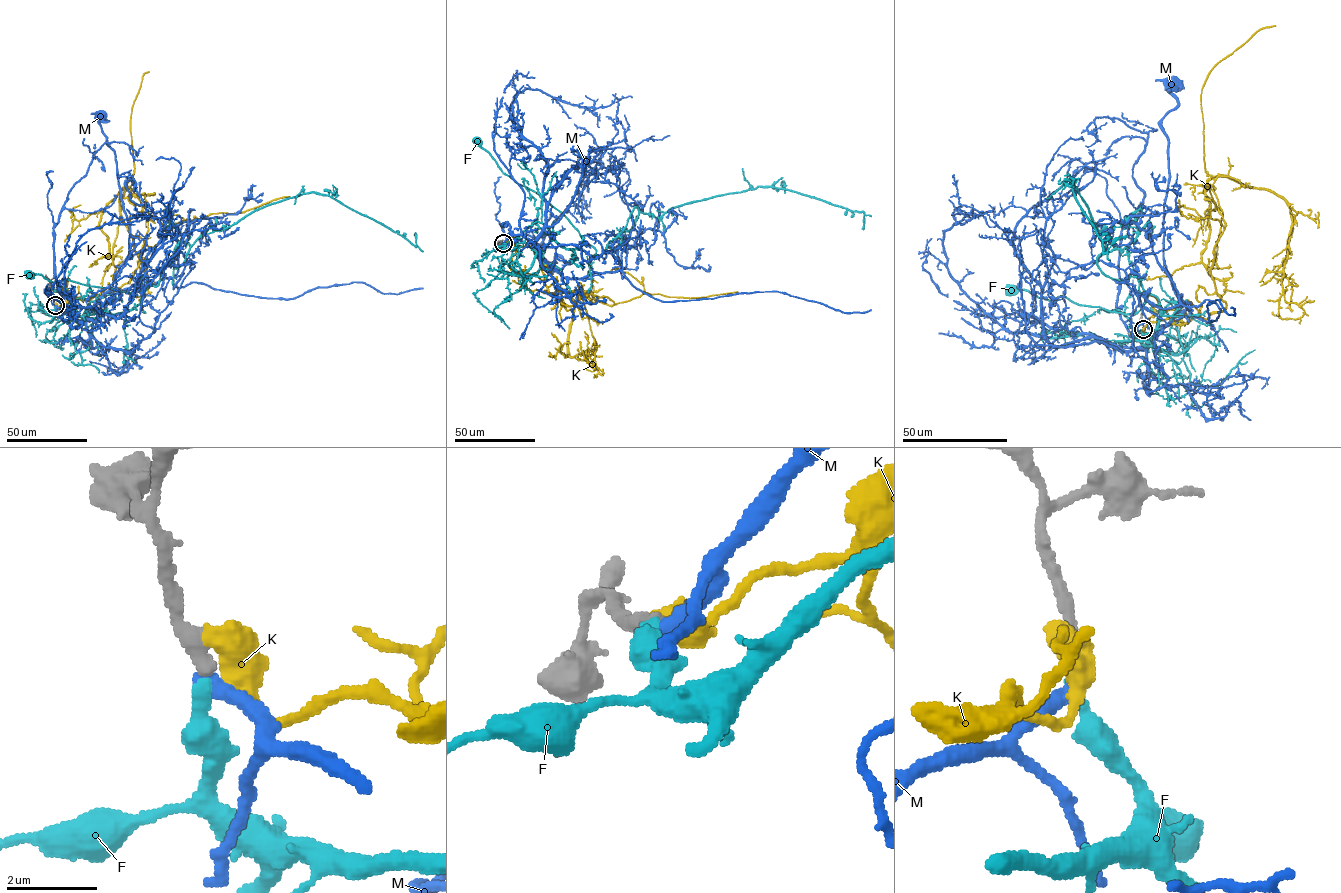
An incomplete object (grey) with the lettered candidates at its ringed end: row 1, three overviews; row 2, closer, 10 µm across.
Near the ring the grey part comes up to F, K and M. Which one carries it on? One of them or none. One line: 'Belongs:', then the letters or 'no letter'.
Belongs: F

